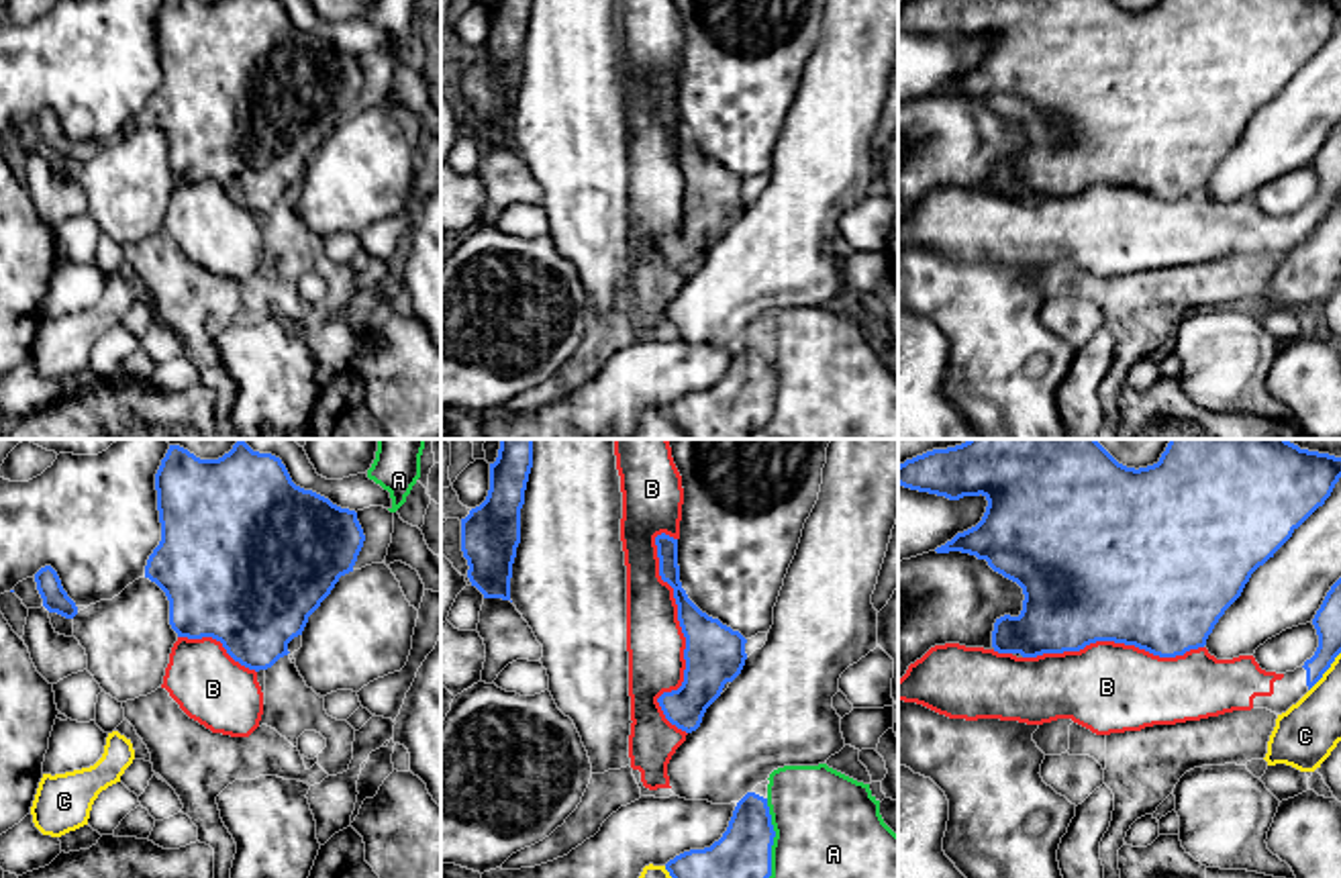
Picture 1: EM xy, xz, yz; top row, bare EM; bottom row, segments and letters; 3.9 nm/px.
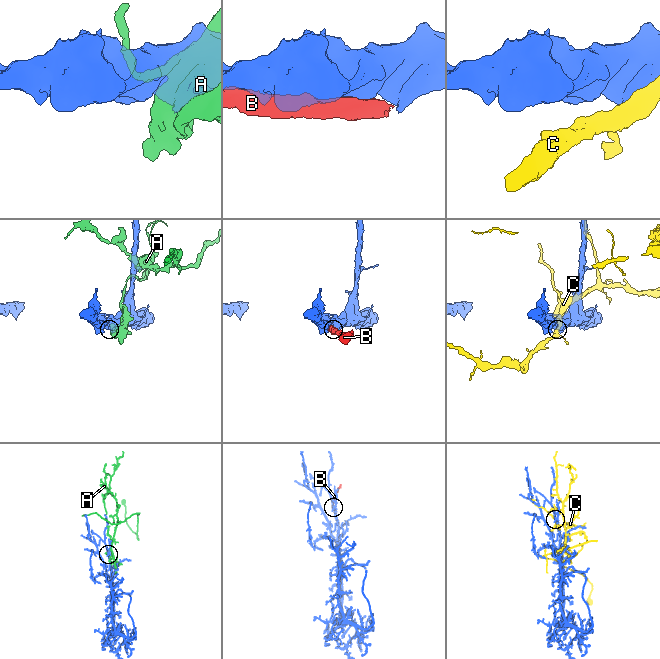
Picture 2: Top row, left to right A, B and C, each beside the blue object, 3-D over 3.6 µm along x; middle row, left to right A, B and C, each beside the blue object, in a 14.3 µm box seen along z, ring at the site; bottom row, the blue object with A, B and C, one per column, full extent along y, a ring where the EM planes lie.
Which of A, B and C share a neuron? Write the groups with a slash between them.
A / B / C

